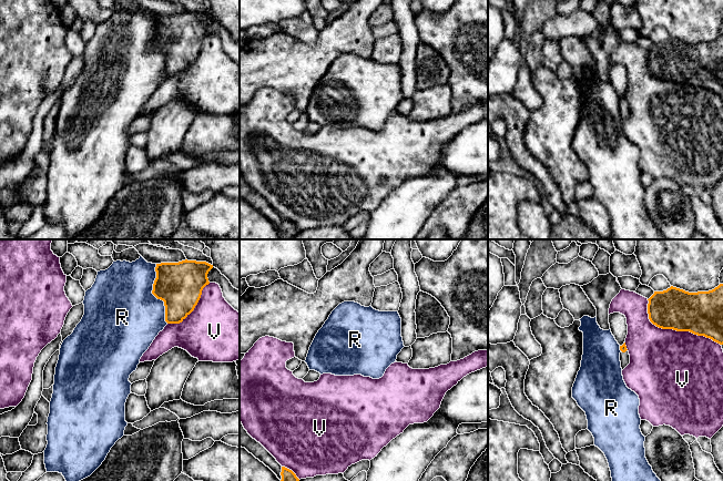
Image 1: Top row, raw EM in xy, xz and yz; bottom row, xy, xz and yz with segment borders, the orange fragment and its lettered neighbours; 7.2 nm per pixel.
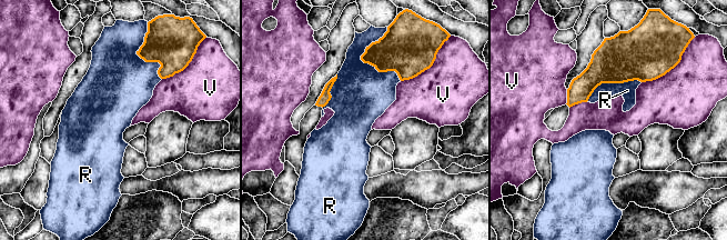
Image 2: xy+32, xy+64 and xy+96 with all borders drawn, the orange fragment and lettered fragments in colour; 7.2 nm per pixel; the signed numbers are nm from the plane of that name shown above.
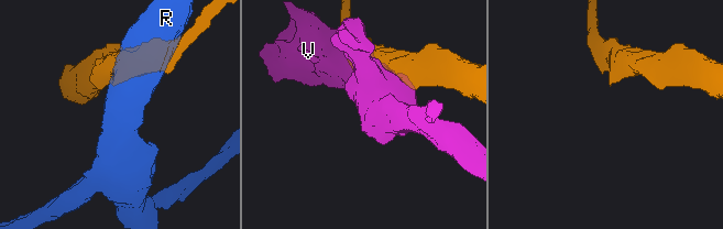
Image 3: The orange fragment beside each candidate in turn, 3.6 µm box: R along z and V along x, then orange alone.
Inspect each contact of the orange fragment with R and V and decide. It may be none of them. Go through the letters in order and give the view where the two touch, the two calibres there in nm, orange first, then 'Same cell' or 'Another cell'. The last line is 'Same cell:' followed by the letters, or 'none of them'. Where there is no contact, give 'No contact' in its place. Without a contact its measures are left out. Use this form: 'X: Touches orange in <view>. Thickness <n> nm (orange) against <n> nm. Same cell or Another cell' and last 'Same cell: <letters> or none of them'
R: Touches orange in xy. Thickness 320 nm (orange) against 500 nm. Another cell
V: Touches orange in yz. Thickness 320 nm (orange) against 500 nm. Another cell
Same cell: none of them

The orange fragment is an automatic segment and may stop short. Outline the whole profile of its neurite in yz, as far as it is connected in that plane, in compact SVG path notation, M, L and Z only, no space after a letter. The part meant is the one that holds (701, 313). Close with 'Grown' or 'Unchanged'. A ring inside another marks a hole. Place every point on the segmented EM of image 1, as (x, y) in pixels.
M723 284L697 293L671 286L648 300L649 319L656 327L690 331L723 345Z. Unchanged

